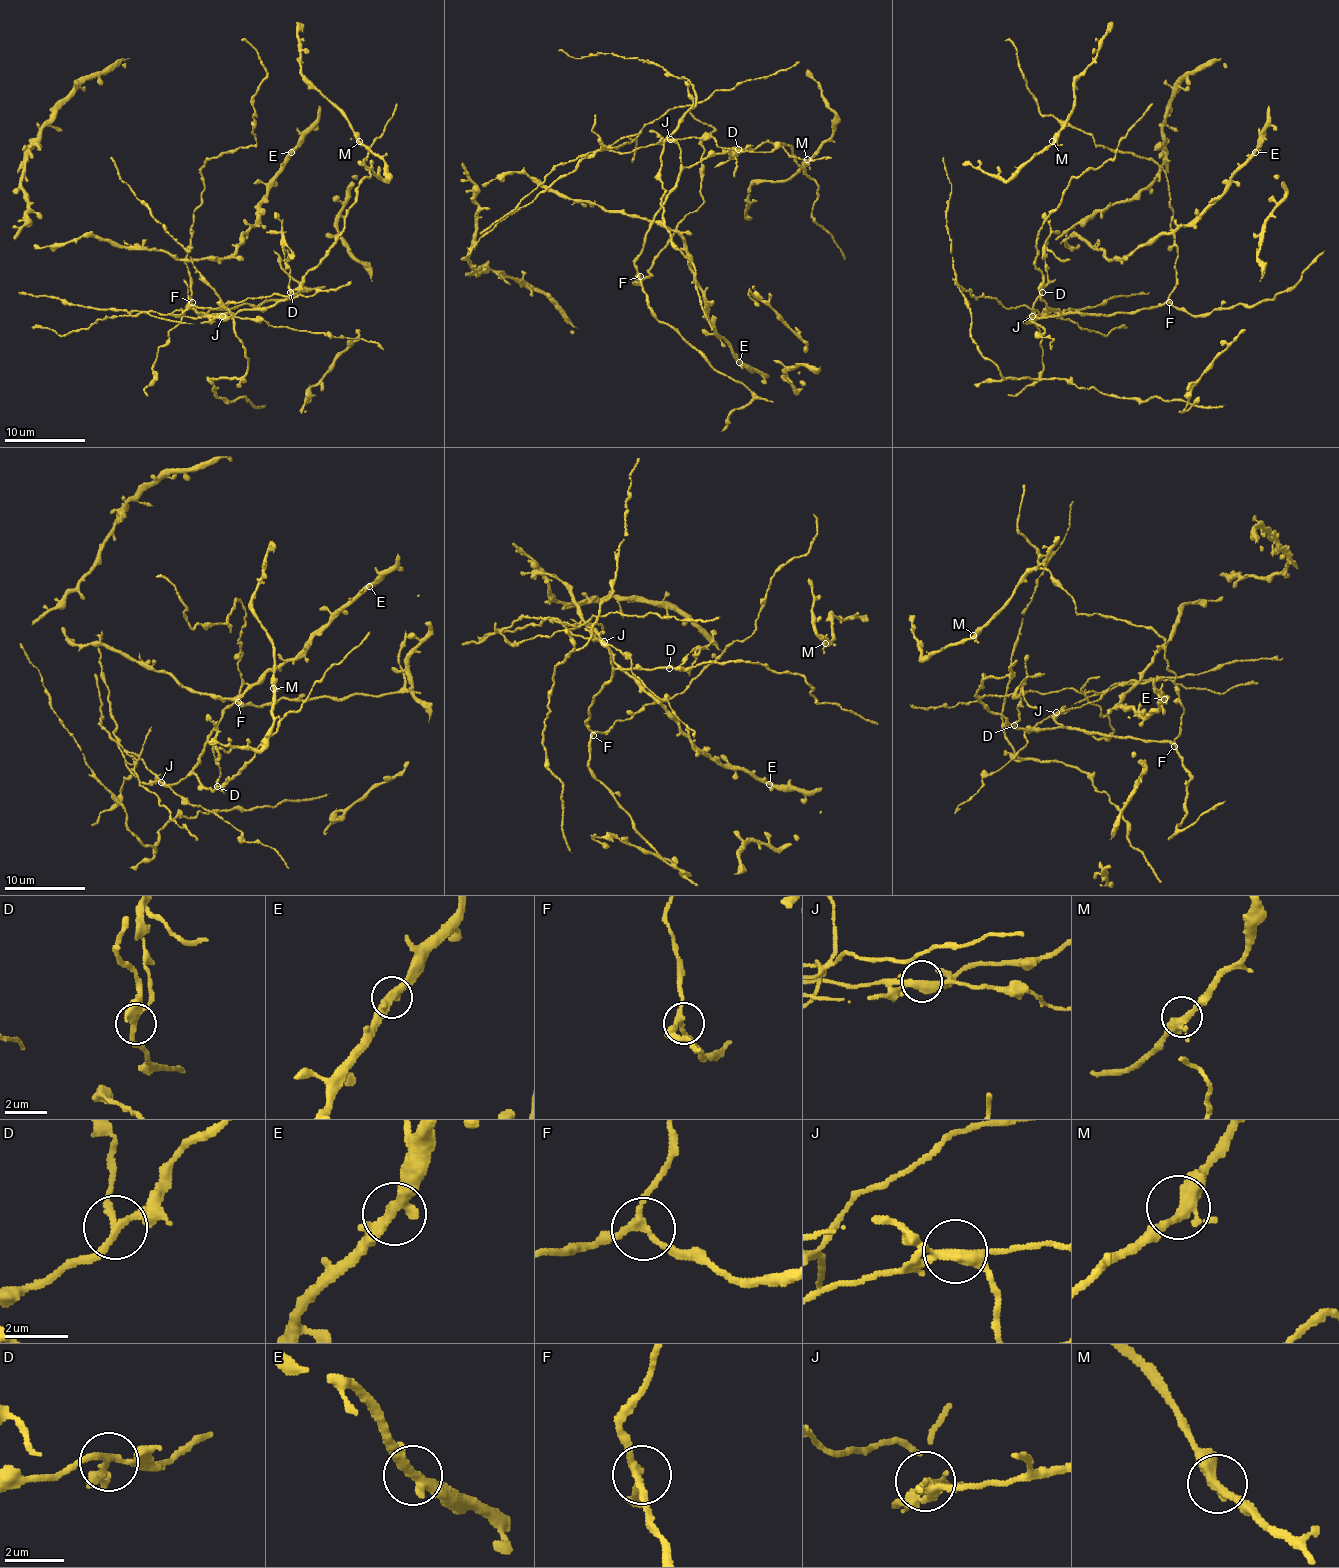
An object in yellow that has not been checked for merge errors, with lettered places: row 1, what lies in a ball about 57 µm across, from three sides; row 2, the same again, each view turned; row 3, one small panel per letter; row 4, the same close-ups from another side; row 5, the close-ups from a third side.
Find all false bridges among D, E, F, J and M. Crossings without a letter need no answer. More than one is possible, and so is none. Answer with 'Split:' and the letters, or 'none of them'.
Split: D, J

